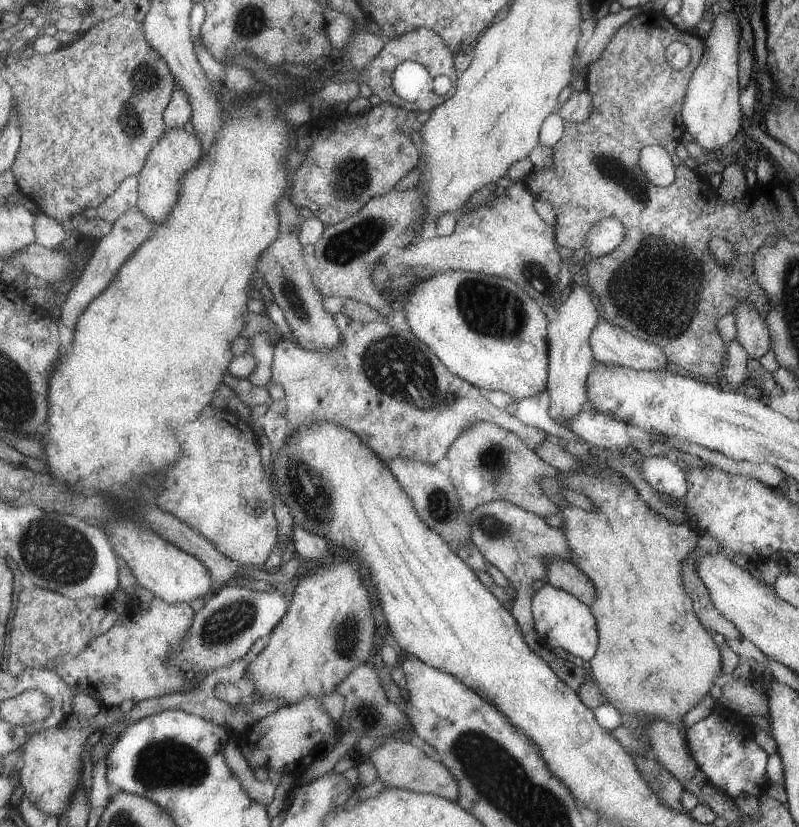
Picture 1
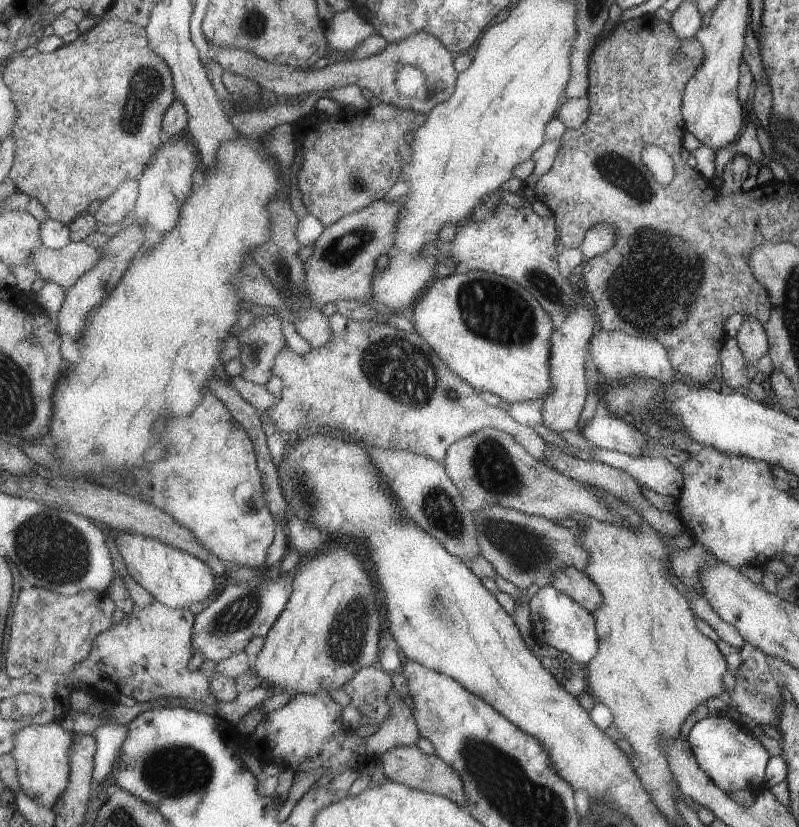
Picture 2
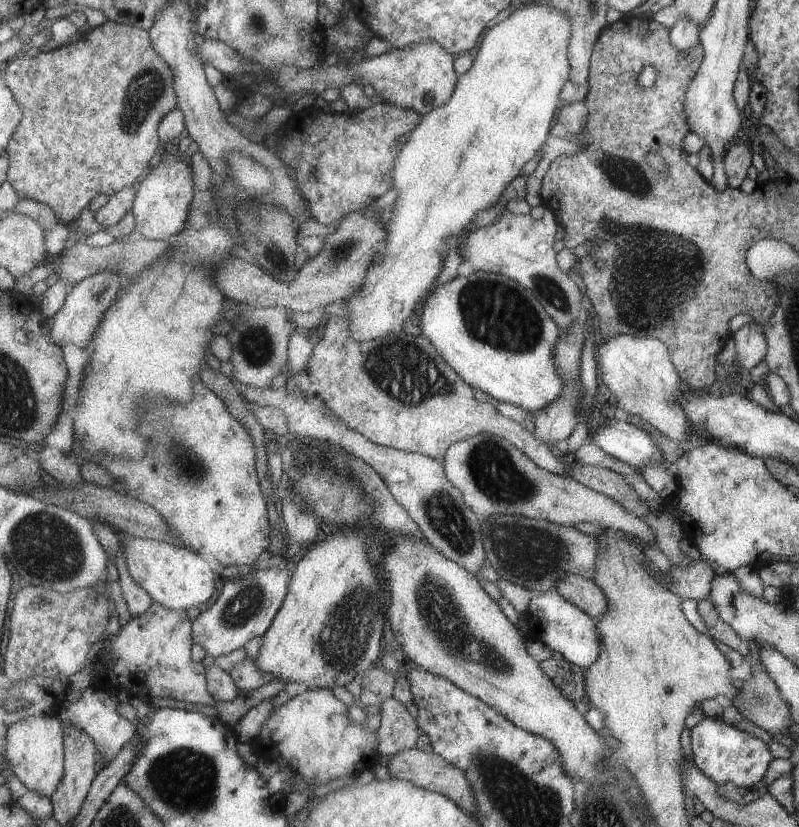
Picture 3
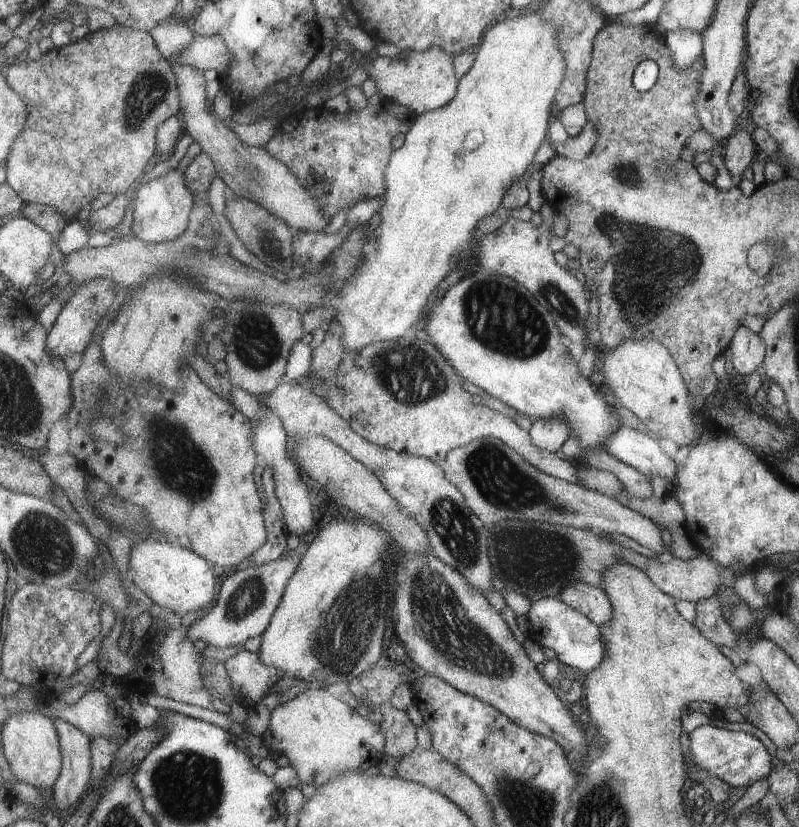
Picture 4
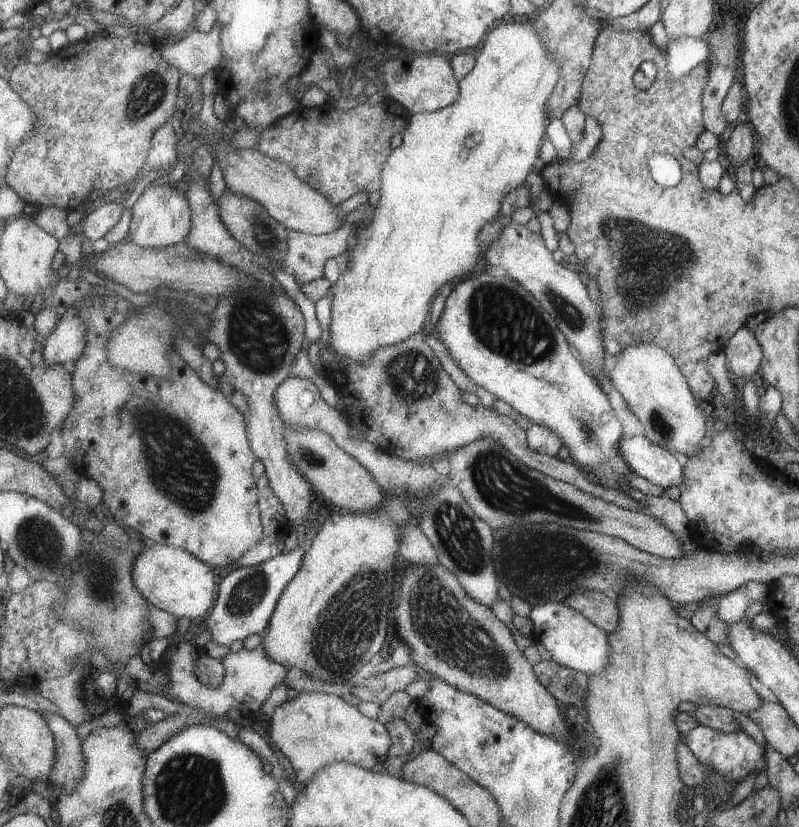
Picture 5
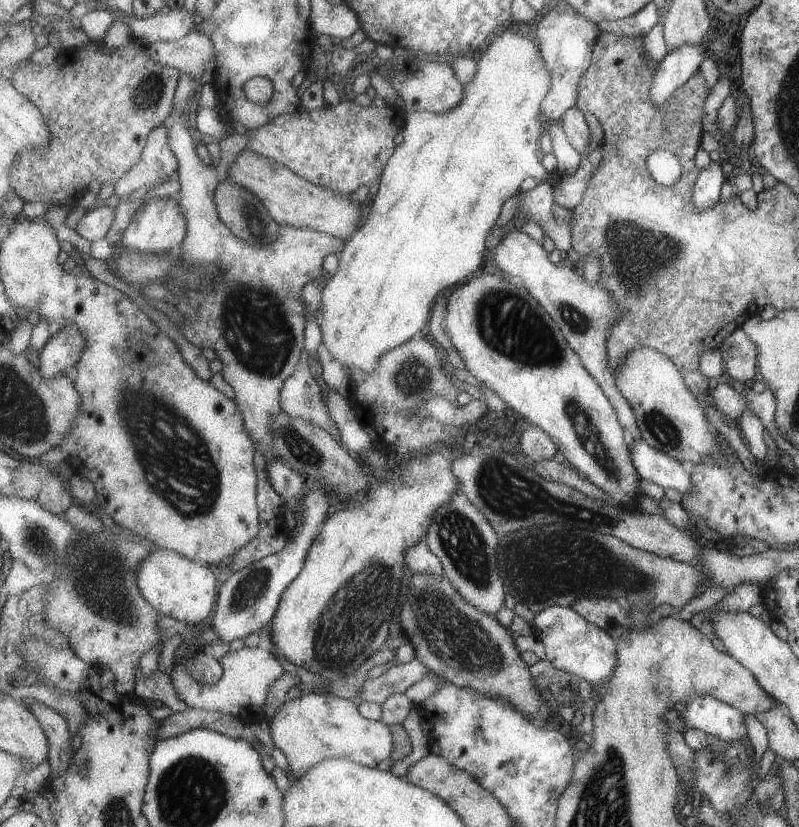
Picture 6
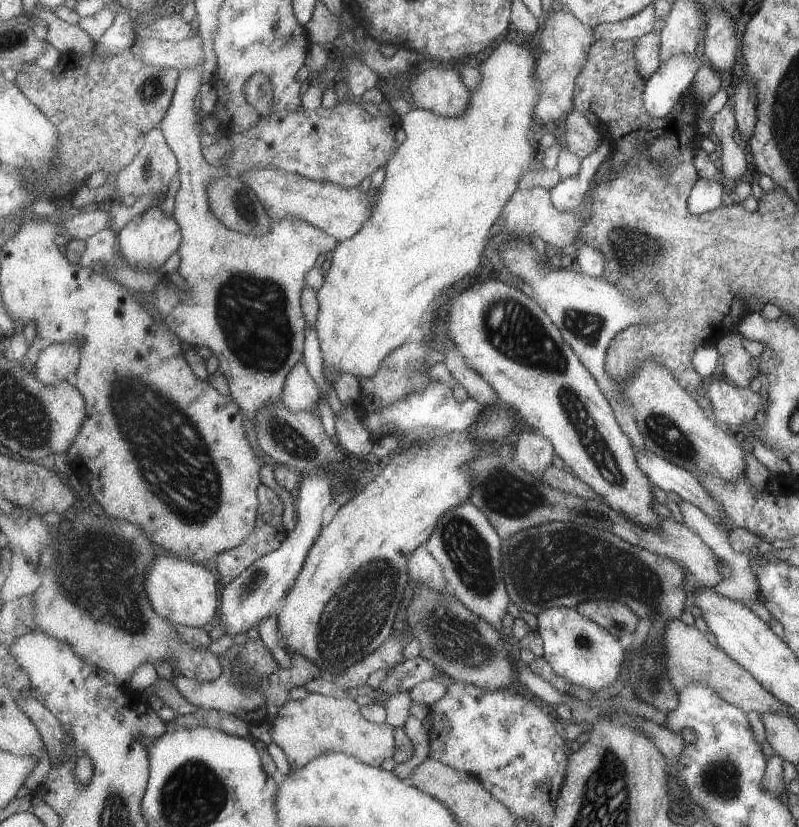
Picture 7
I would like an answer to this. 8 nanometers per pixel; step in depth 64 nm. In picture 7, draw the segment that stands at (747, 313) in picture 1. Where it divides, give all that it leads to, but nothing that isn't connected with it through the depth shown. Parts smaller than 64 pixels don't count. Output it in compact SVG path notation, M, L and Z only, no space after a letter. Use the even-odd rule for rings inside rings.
M725 334L717 340L717 346L721 348L721 364L727 380L737 388L747 388L753 376L753 368L749 364L749 354L743 350L743 336Z

